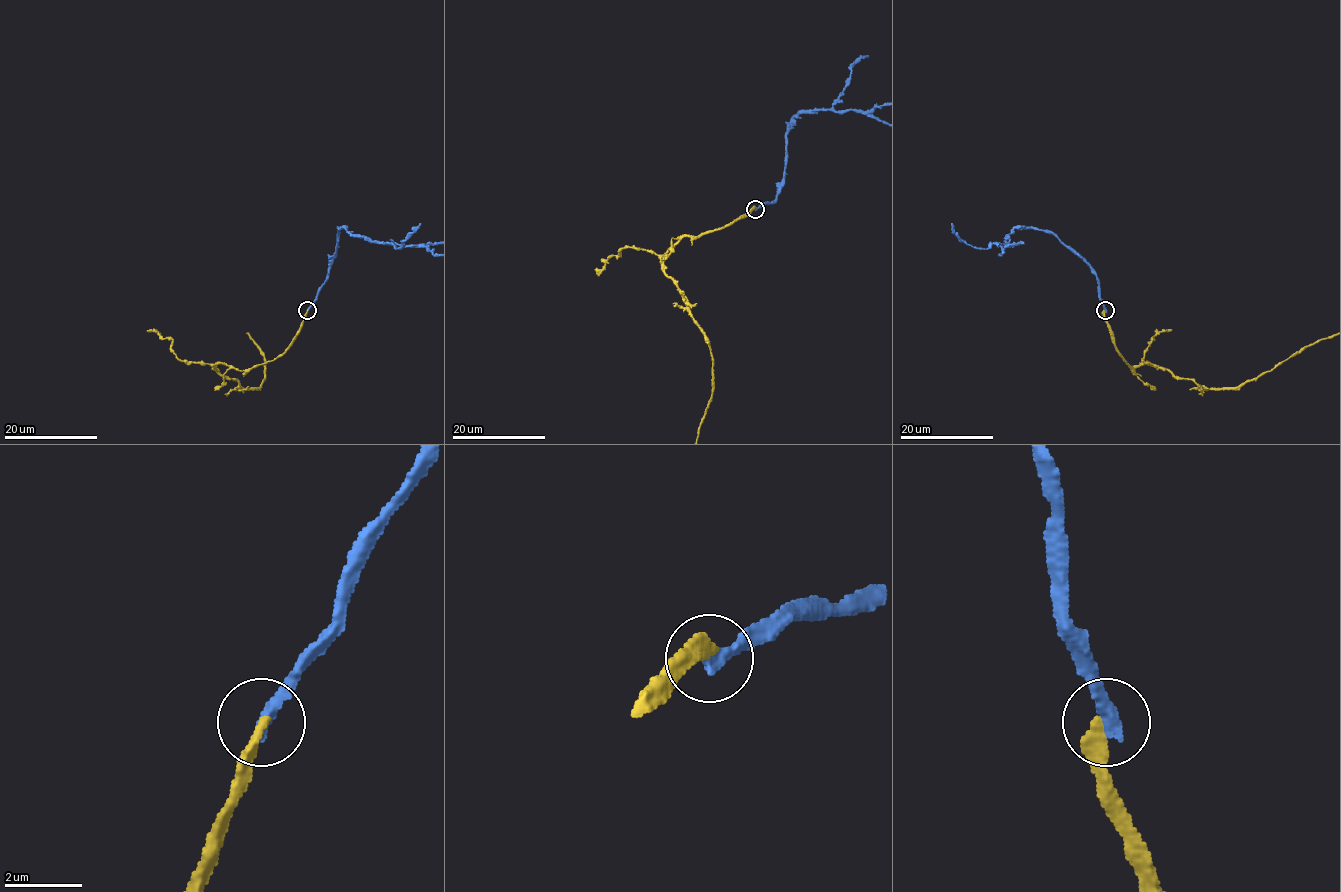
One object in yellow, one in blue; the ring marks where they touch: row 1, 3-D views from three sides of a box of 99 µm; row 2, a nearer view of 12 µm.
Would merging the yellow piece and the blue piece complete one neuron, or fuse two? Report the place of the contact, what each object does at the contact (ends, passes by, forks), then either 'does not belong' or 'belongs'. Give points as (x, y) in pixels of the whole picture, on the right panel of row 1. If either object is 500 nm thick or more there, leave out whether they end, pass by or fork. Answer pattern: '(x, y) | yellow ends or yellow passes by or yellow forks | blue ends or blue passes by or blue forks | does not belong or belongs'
(1105, 310) | yellow ends | blue ends | does not belong

